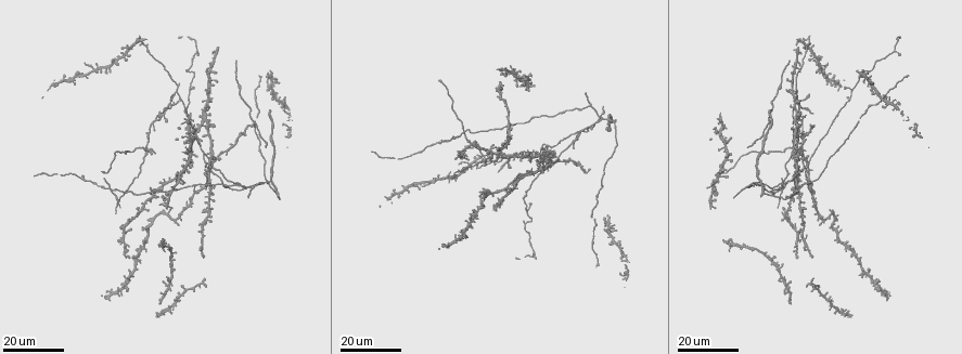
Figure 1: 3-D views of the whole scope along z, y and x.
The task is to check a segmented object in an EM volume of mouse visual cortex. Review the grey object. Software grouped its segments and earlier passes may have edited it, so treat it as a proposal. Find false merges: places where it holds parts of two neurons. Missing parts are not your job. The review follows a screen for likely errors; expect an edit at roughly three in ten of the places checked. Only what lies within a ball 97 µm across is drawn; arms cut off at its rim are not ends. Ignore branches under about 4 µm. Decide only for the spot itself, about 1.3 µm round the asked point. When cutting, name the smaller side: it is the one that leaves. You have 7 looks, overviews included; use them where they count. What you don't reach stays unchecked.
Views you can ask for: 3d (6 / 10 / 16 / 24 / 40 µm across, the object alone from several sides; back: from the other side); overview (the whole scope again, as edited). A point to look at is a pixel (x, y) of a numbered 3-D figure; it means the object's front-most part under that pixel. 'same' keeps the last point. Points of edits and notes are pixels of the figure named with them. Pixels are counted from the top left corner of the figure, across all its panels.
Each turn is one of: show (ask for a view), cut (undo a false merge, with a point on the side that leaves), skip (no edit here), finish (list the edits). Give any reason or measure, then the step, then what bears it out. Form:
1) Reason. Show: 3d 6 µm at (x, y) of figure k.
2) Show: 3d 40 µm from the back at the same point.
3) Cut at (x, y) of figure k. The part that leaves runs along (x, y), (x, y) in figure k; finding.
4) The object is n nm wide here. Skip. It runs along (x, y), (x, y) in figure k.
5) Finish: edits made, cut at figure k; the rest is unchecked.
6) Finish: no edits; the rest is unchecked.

Three-way junction. Show: 3d 16 µm at (772, 186) of figure 1.

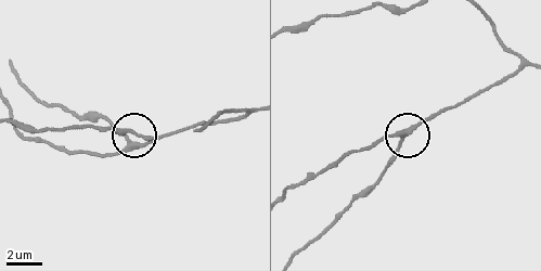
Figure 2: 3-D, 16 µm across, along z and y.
Closer look. Show: 3d 6 µm at (402, 140) of figure 2.

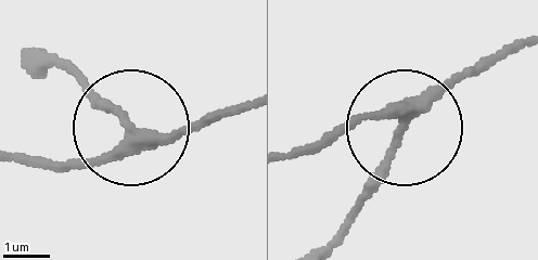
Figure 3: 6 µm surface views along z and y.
The object is 230 nm wide here. Skip. All the same neuron.

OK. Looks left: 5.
Looks like a crossing. Show: 3d 16 µm at (793, 154) of figure 1.

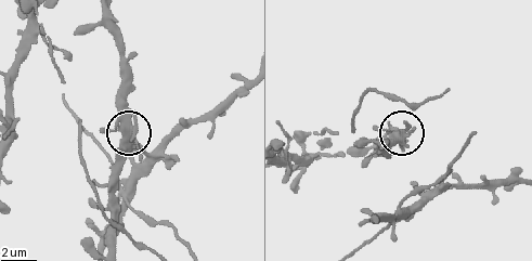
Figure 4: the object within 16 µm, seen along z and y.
Show: 3d 10 µm at (132, 138) of figure 4.

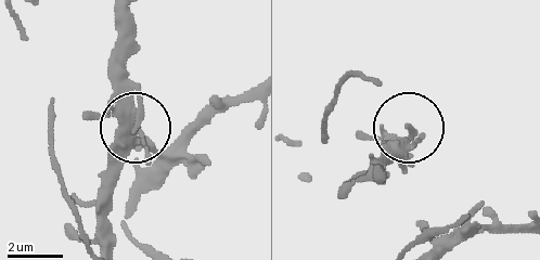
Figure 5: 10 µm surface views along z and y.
The object is 310 nm wide here. Skip. It runs along (89, 239), (61, 177), (54, 121), (136, 121), (110, 195) in figure 5; continuous, no second neuron.

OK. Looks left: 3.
Four or more arms meet. Show: 3d 16 µm at (112, 192) of figure 1.

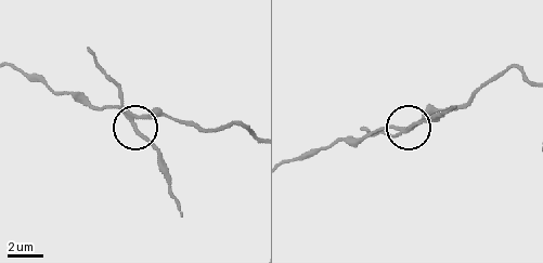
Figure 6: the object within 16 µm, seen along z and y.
Closer look. Show: 3d 10 µm at (410, 130) of figure 6.

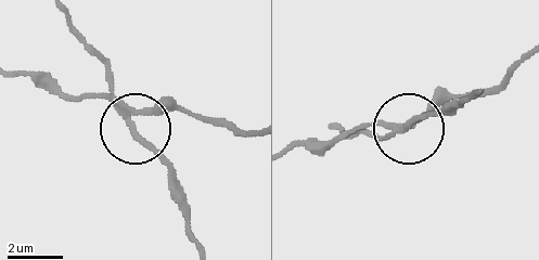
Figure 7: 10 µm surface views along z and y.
Closer look. Show: 3d 6 µm at (132, 130) of figure 7.

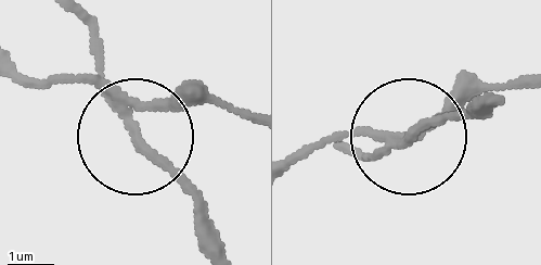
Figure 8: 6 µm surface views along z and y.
4 arms meet here. Cut at (159, 163) of figure 8. A second neuron is stuck on.

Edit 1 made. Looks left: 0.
Finish: edits made, cut at figure 8; the rest is unchecked.

